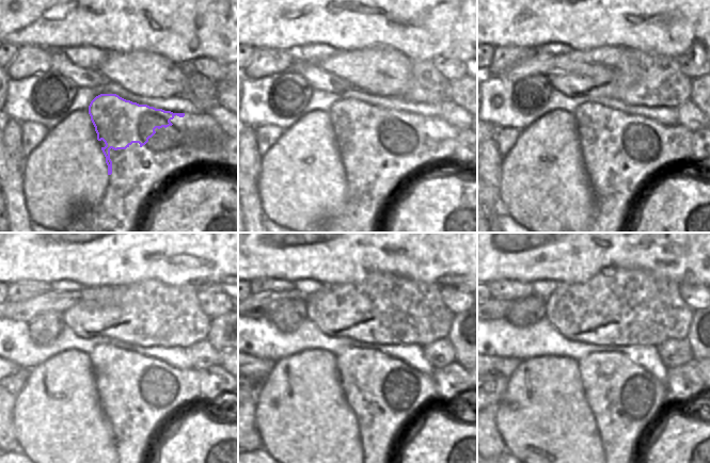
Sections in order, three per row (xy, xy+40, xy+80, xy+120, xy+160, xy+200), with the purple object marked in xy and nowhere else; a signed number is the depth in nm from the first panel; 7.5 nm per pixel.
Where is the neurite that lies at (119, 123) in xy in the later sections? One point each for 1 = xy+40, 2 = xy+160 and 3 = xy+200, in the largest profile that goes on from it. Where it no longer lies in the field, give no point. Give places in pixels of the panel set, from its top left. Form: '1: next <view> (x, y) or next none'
1: next xy+40 (357, 124)
2: next xy+160 (356, 366)
3: next xy+200 (614, 366)

